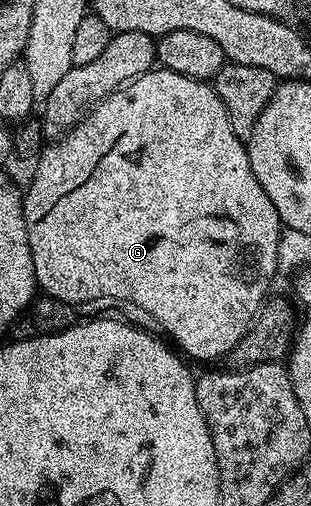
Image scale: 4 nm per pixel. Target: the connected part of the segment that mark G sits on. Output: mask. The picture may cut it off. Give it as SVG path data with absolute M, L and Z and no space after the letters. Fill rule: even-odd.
M153 67L151 72L136 77L127 86L109 94L63 138L49 143L41 151L34 167L36 173L28 184L28 192L26 188L23 193L24 217L36 283L43 295L73 306L92 304L95 300L120 300L124 304L137 304L139 308L146 310L146 314L155 323L157 320L172 335L171 343L185 357L216 360L219 356L227 357L236 349L238 342L242 342L242 338L260 315L261 308L270 296L268 287L271 286L272 279L278 276L278 242L282 225L278 210L274 210L274 202L266 198L262 182L258 182L258 178L254 178L254 170L250 170L245 141L234 134L230 114L226 114L226 106L222 106L211 83L174 74L168 68Z

